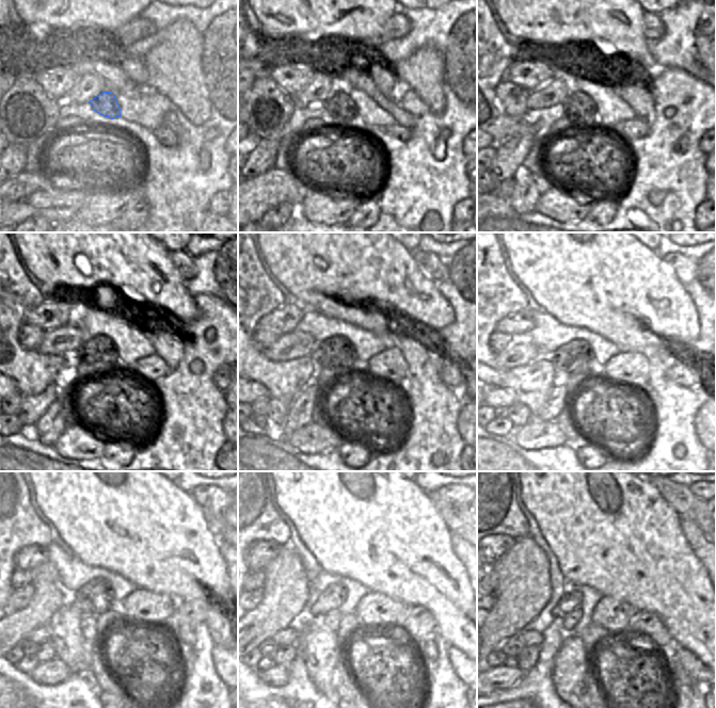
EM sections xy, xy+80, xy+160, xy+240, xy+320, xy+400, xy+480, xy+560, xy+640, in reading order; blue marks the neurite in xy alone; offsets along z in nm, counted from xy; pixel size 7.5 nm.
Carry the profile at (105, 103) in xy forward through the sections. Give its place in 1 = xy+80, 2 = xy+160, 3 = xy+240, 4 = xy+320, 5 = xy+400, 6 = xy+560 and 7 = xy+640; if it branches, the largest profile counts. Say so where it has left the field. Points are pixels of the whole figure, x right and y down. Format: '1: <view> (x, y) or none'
1: xy+80 (340, 107)
2: xy+160 (581, 111)
3: xy+240 (99, 350)
4: xy+320 (337, 353)
5: xy+400 (576, 356)
6: xy+560 (330, 600)
7: xy+640 (571, 598)

